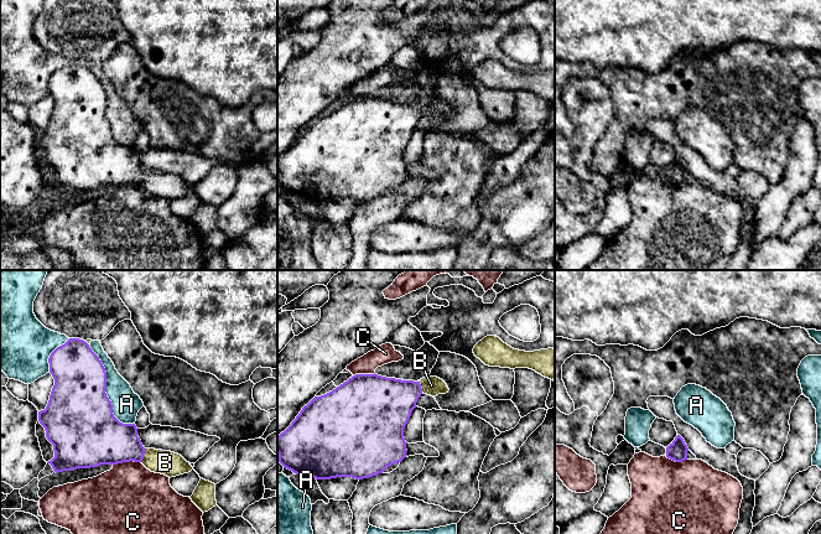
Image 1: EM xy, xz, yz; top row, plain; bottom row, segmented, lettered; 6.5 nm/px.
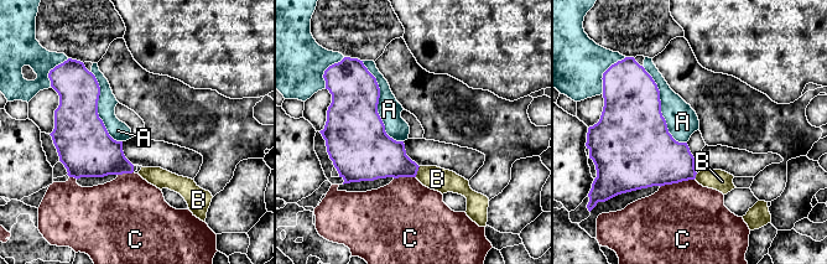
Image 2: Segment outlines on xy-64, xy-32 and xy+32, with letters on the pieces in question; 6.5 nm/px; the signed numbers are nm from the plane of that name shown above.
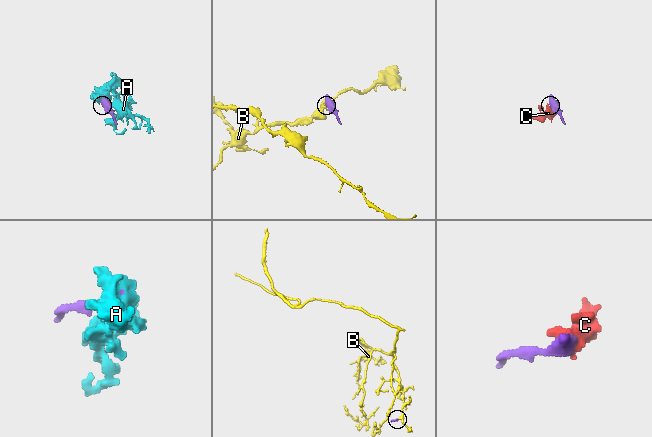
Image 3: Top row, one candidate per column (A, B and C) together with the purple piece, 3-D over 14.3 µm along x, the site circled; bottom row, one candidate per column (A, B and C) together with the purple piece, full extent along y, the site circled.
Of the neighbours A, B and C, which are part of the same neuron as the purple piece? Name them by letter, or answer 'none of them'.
B

